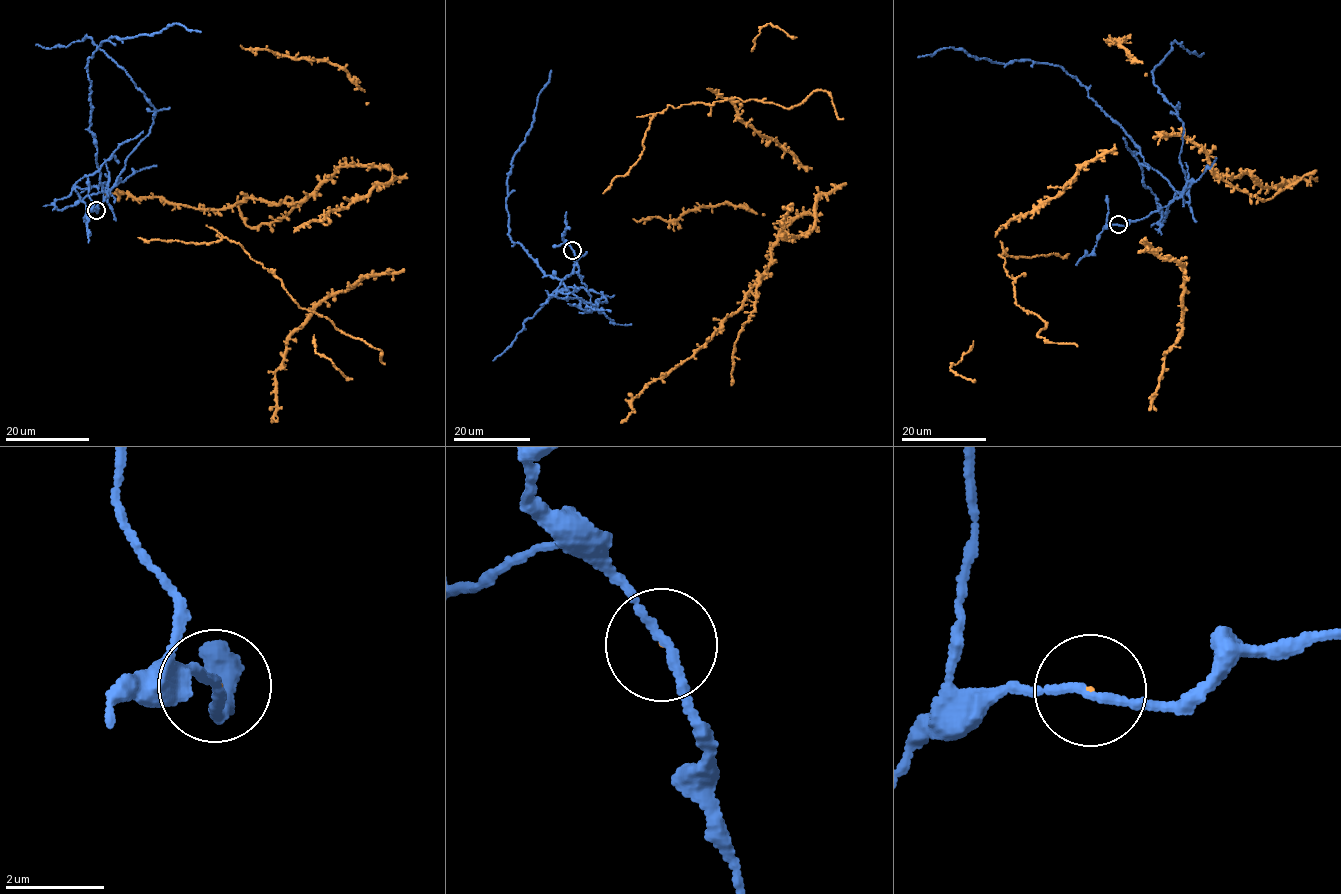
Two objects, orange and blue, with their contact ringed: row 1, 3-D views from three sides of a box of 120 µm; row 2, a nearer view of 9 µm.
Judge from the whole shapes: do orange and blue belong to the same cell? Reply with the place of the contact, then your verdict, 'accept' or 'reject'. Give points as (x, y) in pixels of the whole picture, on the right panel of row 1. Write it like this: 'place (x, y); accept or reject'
place (1118, 224); reject

